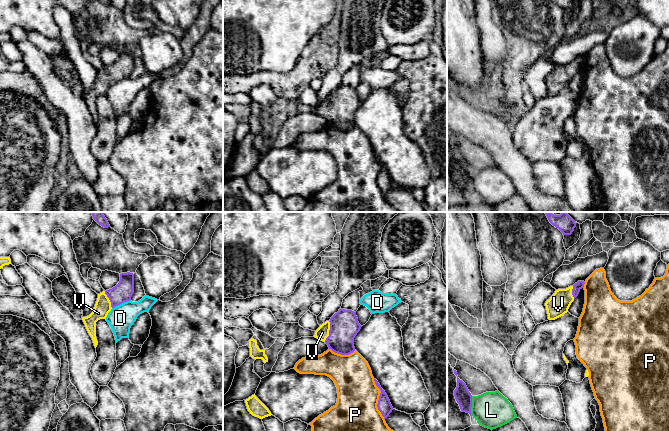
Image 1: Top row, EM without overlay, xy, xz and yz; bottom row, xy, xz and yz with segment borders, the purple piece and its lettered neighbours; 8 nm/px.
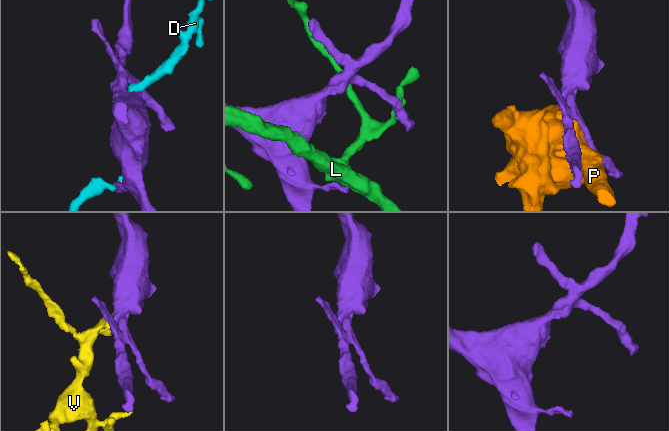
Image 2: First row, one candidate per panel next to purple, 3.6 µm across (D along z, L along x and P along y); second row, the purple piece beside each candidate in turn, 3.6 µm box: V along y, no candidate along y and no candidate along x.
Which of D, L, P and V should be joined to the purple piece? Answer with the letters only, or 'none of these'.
V

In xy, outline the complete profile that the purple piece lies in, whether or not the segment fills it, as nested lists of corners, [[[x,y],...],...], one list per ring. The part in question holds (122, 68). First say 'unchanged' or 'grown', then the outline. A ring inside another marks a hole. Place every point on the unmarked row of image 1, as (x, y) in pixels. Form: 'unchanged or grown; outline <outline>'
grown; outline [[[127,48],[120,50],[119,59],[112,65],[98,70],[98,74],[93,88],[82,93],[85,103],[91,112],[95,124],[98,121],[96,114],[96,98],[100,95],[106,95],[112,84],[131,76],[134,69],[134,50]]]

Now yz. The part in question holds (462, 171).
unchanged; outline [[[457,152],[457,163],[454,166],[454,172],[462,188],[469,189],[471,192],[472,171],[466,160]]]

